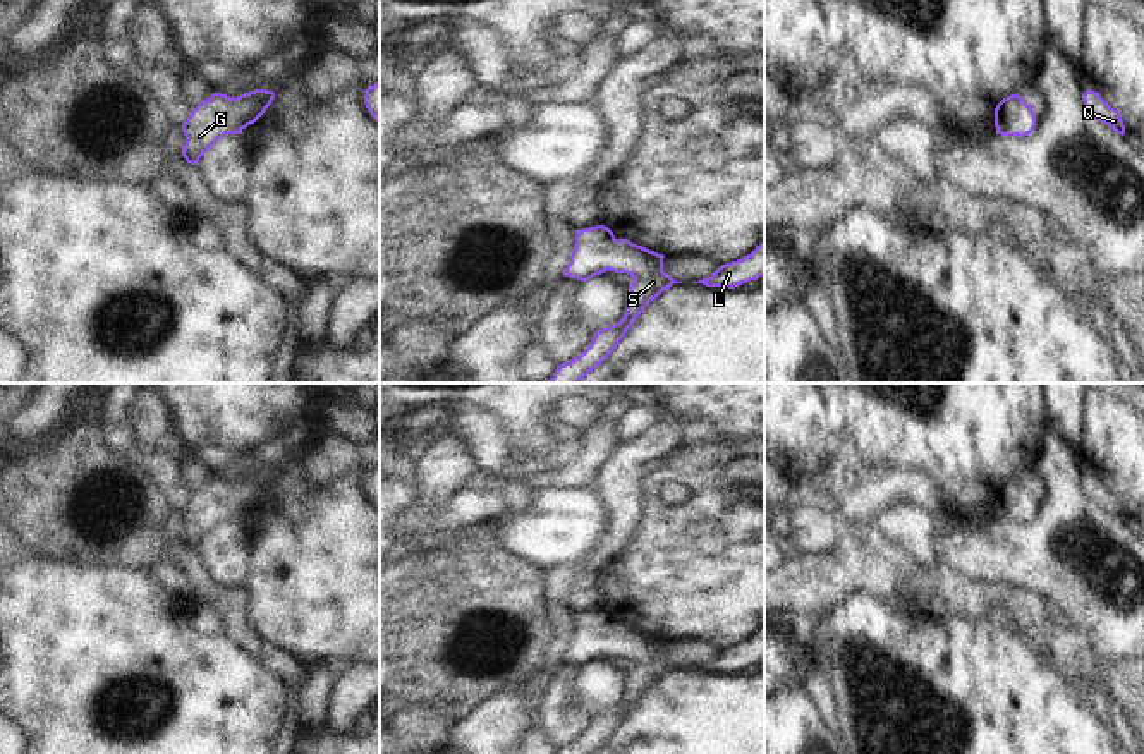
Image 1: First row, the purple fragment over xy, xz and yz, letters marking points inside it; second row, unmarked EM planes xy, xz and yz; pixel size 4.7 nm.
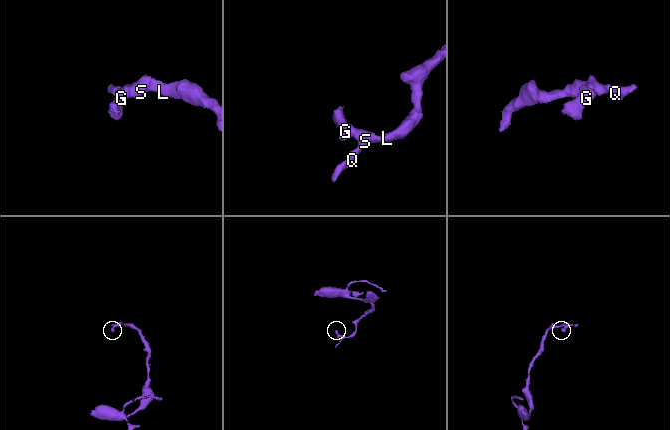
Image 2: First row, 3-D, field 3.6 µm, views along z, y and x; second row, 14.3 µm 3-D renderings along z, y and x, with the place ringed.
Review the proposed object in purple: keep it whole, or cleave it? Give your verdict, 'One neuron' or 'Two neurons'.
One neuron.

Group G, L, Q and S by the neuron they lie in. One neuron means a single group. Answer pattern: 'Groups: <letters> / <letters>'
Groups: G L Q S.

